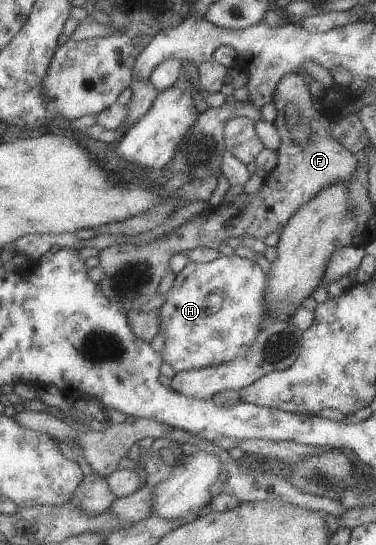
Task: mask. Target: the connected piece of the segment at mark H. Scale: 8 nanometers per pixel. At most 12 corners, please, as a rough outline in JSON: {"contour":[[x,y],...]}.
{"contour":[[238,255],[188,262],[158,307],[174,372],[243,357],[267,276]]}

